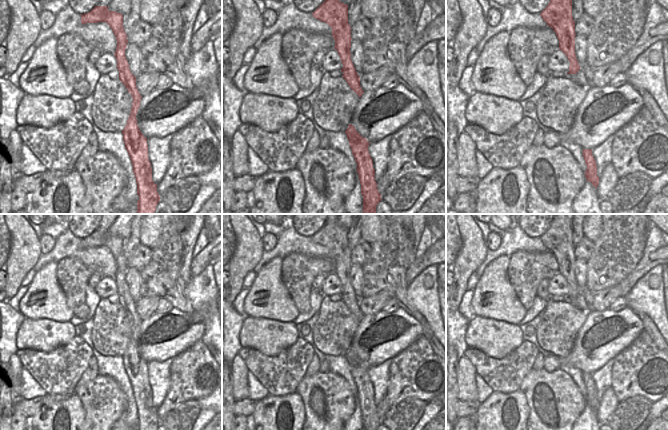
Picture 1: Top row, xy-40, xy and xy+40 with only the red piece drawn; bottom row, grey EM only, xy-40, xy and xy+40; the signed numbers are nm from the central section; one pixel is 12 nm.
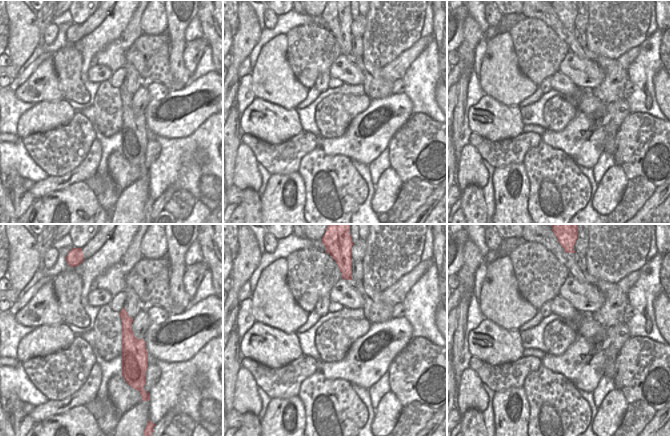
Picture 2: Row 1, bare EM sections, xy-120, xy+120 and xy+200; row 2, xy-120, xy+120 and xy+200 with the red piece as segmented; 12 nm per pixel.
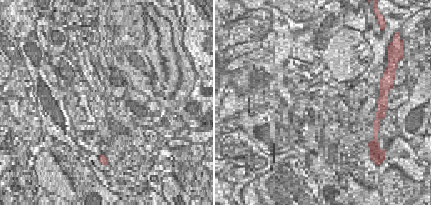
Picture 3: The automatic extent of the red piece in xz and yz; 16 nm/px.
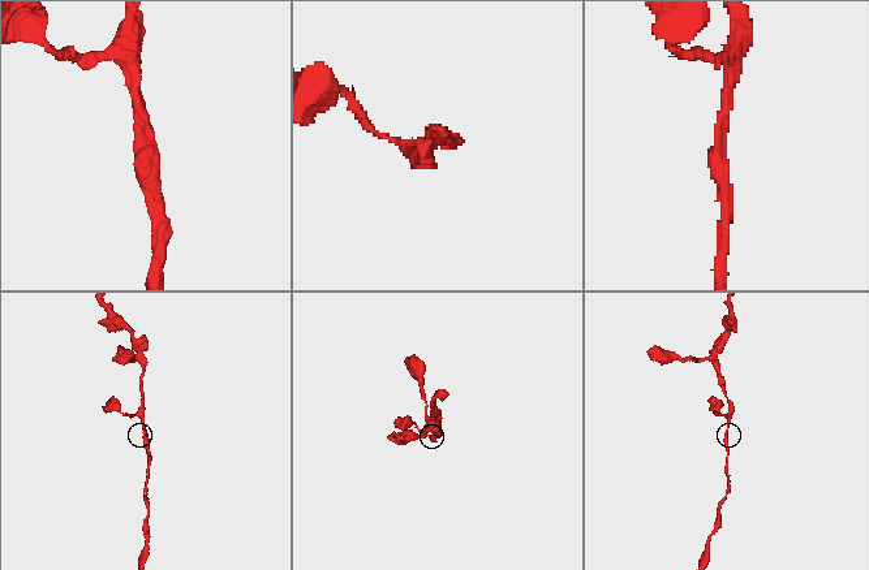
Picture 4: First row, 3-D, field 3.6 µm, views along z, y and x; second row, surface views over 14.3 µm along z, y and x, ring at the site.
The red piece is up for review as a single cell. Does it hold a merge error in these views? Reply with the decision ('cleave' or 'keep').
keep

